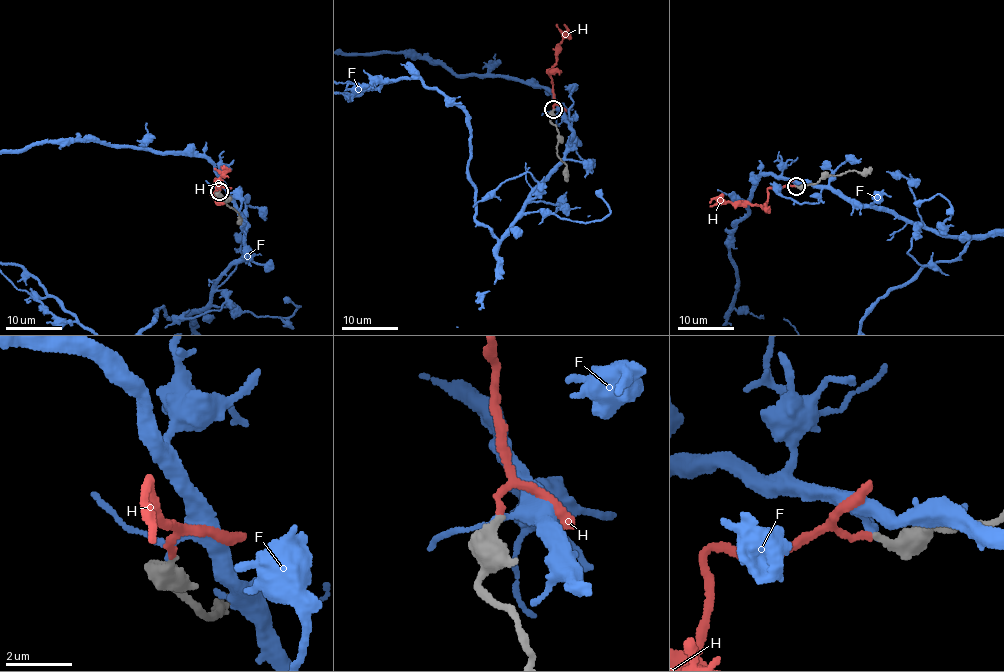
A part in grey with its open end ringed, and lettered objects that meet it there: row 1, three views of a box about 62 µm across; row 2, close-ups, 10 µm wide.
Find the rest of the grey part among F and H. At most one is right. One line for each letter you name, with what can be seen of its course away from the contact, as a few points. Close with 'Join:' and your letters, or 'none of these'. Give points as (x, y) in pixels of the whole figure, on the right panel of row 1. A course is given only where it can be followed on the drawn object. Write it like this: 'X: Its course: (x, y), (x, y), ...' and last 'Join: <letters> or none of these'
H: Its course: (795, 186), (769, 188), (765, 204), (732, 204), (713, 199), (709, 203)
Join: H

